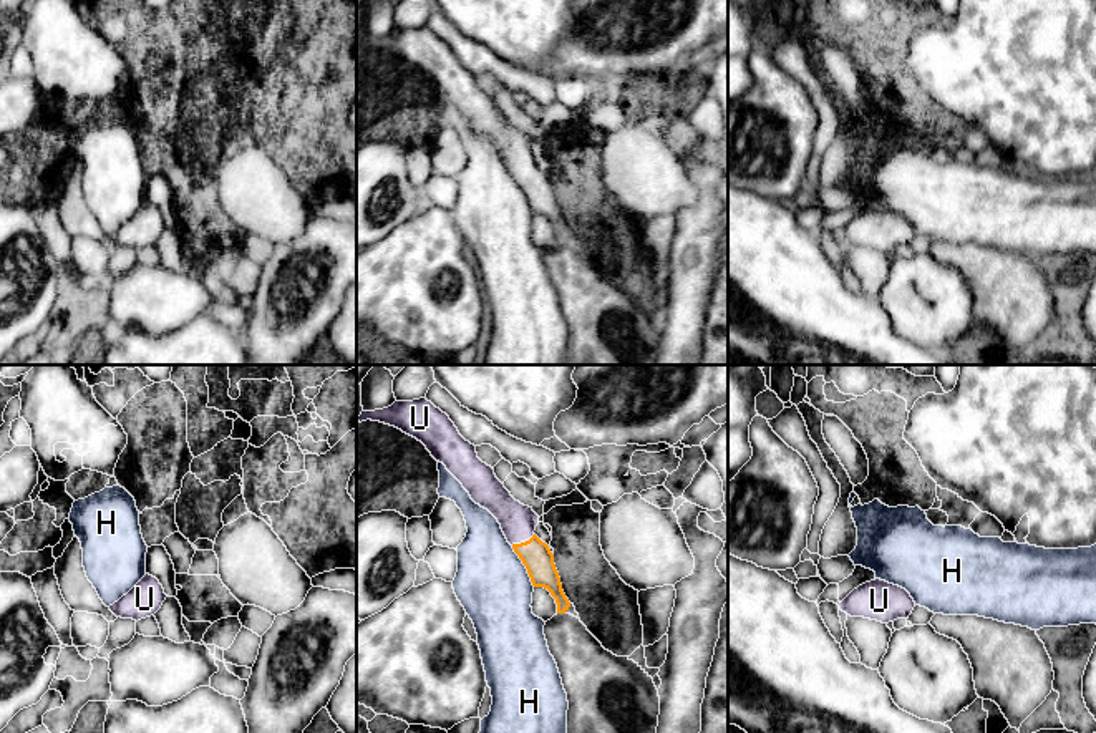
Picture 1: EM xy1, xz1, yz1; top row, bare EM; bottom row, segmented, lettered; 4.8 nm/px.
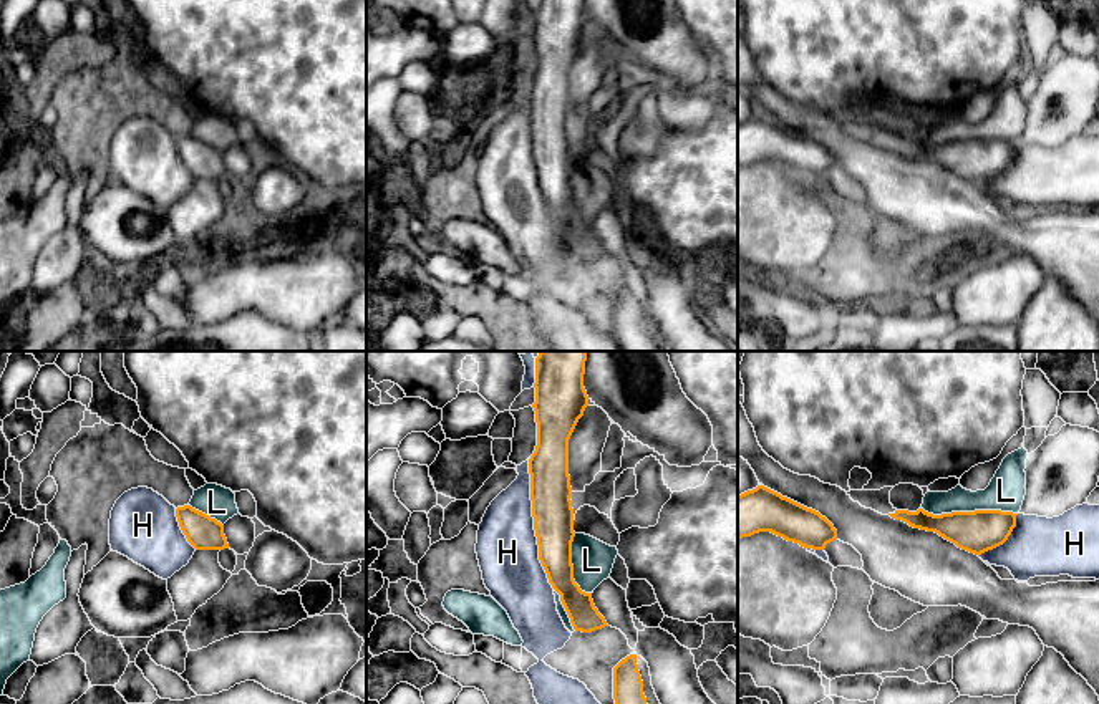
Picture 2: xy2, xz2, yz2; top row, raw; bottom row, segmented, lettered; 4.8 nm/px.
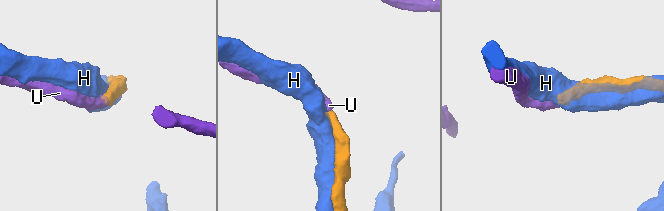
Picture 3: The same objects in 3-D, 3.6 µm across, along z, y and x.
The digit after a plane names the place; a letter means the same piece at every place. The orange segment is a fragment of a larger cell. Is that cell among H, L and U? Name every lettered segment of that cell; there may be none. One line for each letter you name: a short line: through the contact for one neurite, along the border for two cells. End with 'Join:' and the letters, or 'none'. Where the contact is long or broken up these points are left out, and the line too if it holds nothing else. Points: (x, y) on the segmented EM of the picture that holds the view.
U: line xz1 (536, 556), (523, 543), (518, 521)
Join: U

